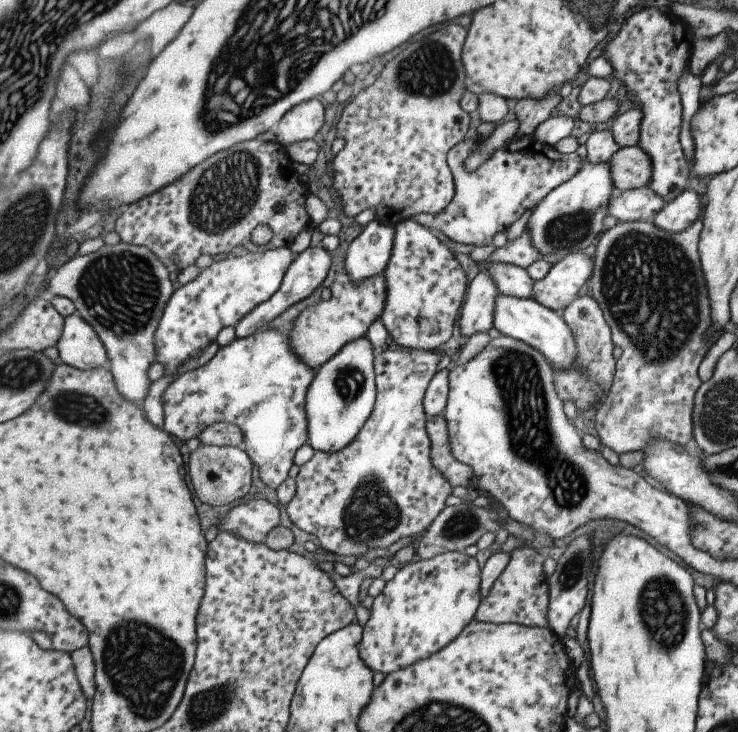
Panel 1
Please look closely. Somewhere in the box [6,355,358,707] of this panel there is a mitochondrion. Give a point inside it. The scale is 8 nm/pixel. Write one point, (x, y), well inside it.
(85, 408)

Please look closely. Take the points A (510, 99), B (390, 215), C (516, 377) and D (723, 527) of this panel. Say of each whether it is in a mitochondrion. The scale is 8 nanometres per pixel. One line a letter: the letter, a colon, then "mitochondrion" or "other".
A: other
B: other
C: mitochondrion
D: other

